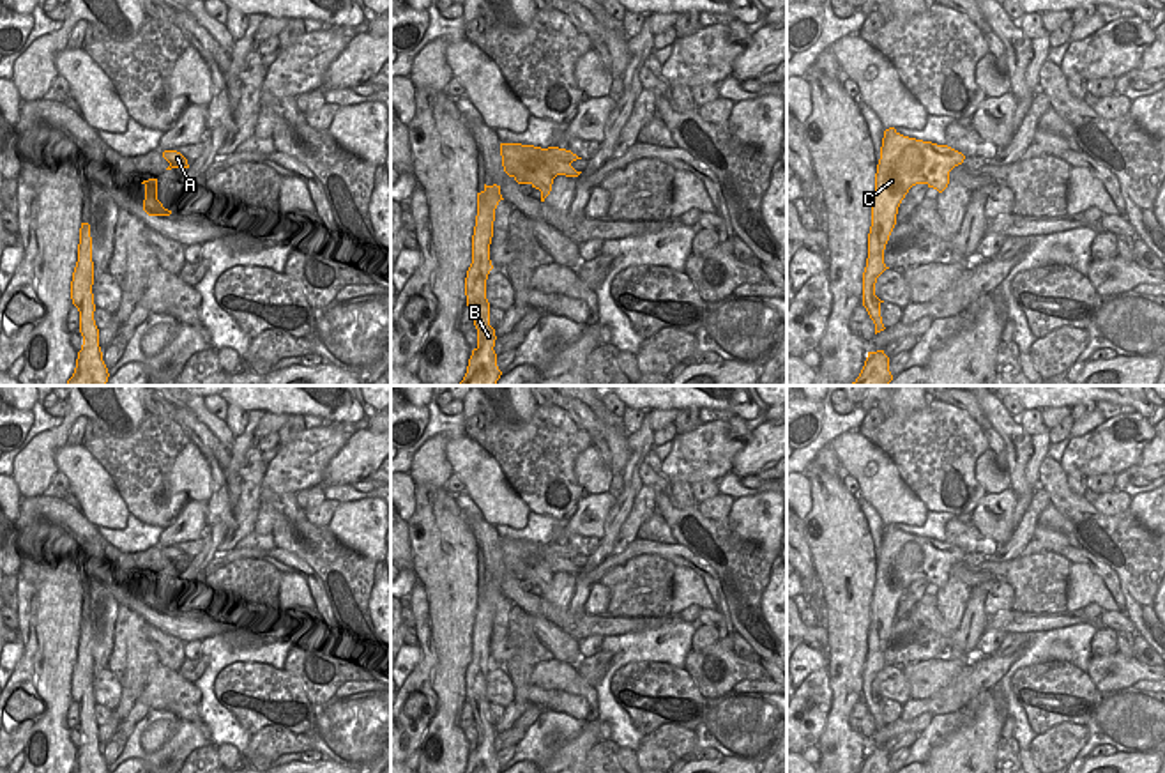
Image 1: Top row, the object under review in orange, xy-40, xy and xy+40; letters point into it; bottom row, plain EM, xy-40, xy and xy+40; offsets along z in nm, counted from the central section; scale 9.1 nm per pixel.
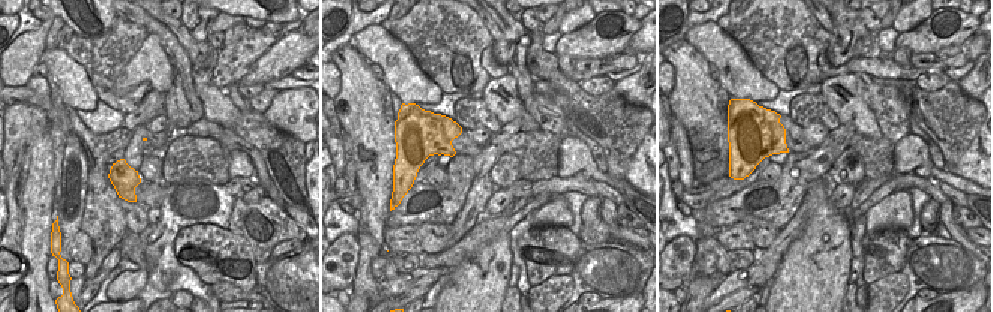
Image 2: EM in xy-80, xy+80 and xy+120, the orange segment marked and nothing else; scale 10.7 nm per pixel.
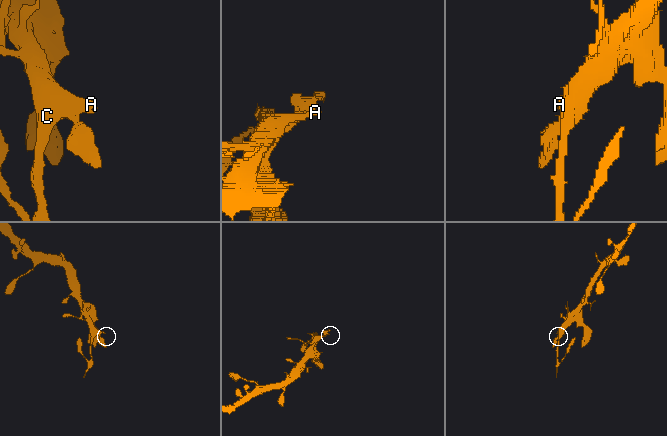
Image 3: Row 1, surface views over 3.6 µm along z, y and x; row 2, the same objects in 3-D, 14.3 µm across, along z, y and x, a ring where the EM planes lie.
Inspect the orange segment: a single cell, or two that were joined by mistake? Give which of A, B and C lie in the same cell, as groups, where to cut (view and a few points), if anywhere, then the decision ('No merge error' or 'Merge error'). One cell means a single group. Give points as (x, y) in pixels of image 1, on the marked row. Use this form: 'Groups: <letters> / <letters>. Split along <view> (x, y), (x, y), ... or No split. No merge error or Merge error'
Groups: A C / B. Split along xy+40 (872, 223), (888, 239). Merge error.

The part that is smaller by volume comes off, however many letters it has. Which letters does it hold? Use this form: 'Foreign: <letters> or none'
Foreign: B

